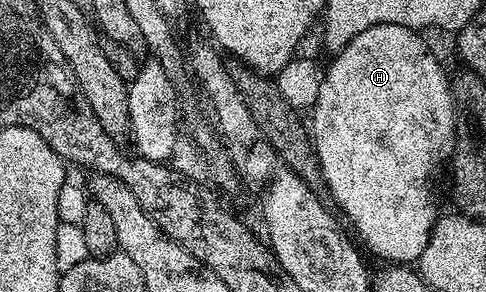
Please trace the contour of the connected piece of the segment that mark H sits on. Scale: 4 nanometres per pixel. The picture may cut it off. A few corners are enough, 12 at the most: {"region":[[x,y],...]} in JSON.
{"region":[[360,31],[310,133],[329,196],[386,263],[414,263],[450,149],[421,32]]}

